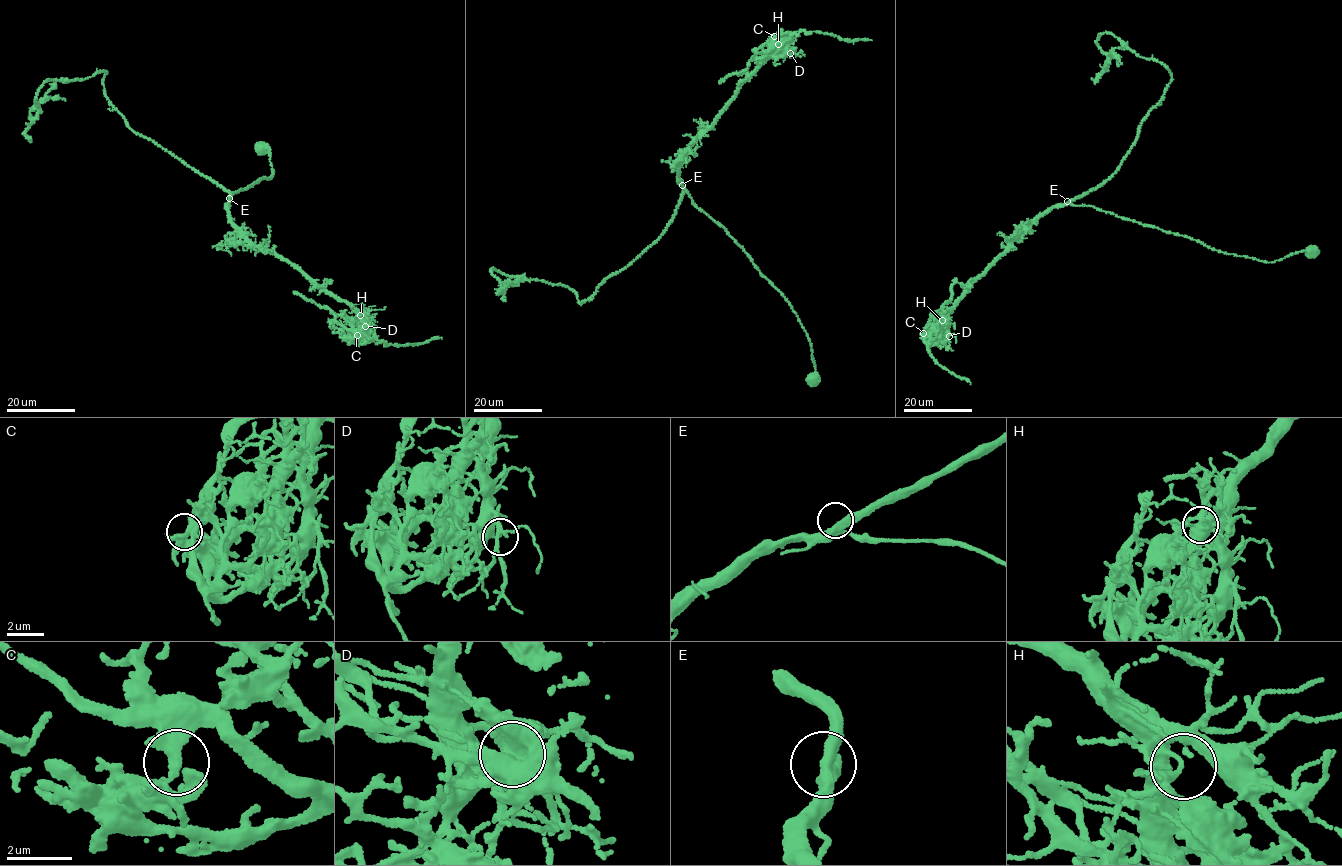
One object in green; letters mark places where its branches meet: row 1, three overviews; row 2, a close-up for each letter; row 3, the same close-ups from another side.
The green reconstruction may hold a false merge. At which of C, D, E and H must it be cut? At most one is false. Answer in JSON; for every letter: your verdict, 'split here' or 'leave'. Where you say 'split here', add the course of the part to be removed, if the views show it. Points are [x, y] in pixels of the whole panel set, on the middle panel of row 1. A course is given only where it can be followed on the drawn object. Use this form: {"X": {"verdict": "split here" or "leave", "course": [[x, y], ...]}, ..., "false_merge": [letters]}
{"C": {"verdict": "leave"}, "D": {"verdict": "leave"}, "E": {"verdict": "leave"}, "H": {"verdict": "split here", "course": [[778, 44], [777, 39], [802, 30], [832, 34], [843, 39], [872, 40]]}, "false_merge": ["H"]}

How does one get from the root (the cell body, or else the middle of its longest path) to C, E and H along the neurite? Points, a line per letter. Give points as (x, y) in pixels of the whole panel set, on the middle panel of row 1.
C: (811, 379), (811, 344), (790, 303), (679, 178), (694, 138), (785, 35), (774, 36)
E: (811, 379), (816, 366), (811, 344), (790, 303), (727, 231), (696, 206), (682, 185)
H: (811, 379), (811, 344), (790, 303), (679, 178), (694, 138), (778, 44)

